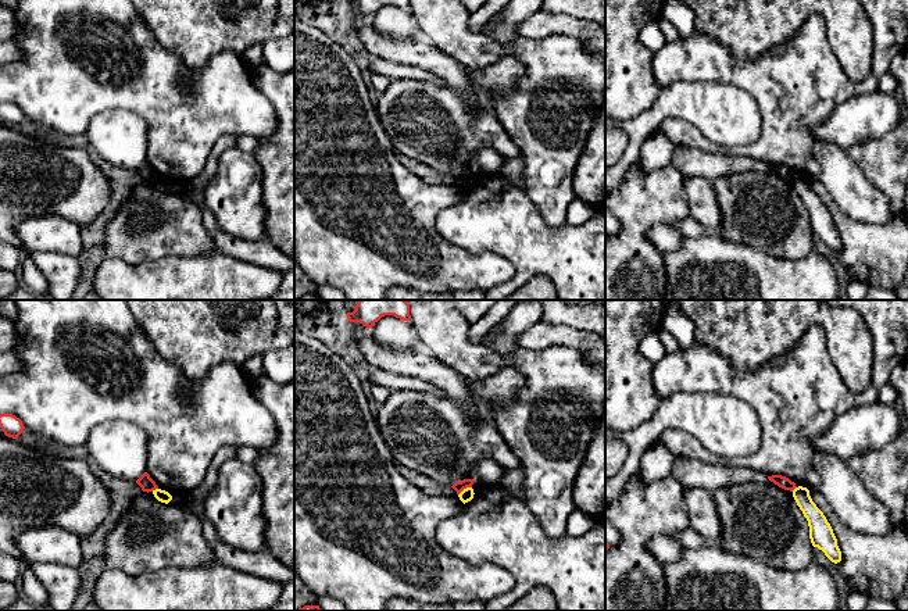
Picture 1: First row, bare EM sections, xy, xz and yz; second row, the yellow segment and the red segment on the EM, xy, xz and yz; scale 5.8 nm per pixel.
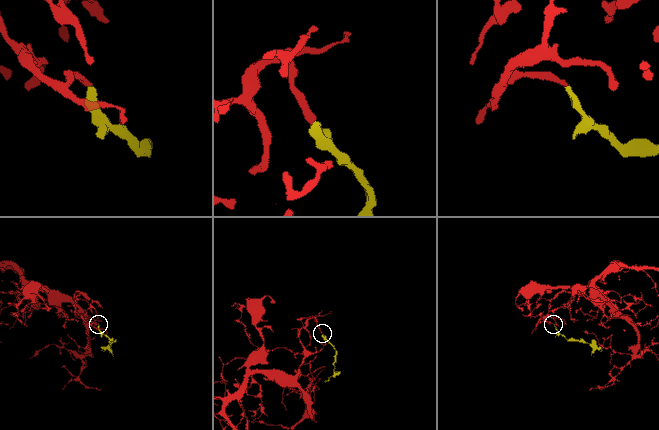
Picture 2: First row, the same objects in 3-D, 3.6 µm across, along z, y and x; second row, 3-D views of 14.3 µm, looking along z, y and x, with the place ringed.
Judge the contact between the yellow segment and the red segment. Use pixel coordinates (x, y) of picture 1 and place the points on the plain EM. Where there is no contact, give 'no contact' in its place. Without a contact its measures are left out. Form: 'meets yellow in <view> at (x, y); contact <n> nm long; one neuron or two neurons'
meets yellow in xz at (464, 178); contact 90 nm long; two neurons

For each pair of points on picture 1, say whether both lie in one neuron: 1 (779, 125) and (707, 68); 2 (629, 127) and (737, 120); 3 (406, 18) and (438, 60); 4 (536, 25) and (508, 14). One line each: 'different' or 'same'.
1: same
2: same
3: different
4: different

